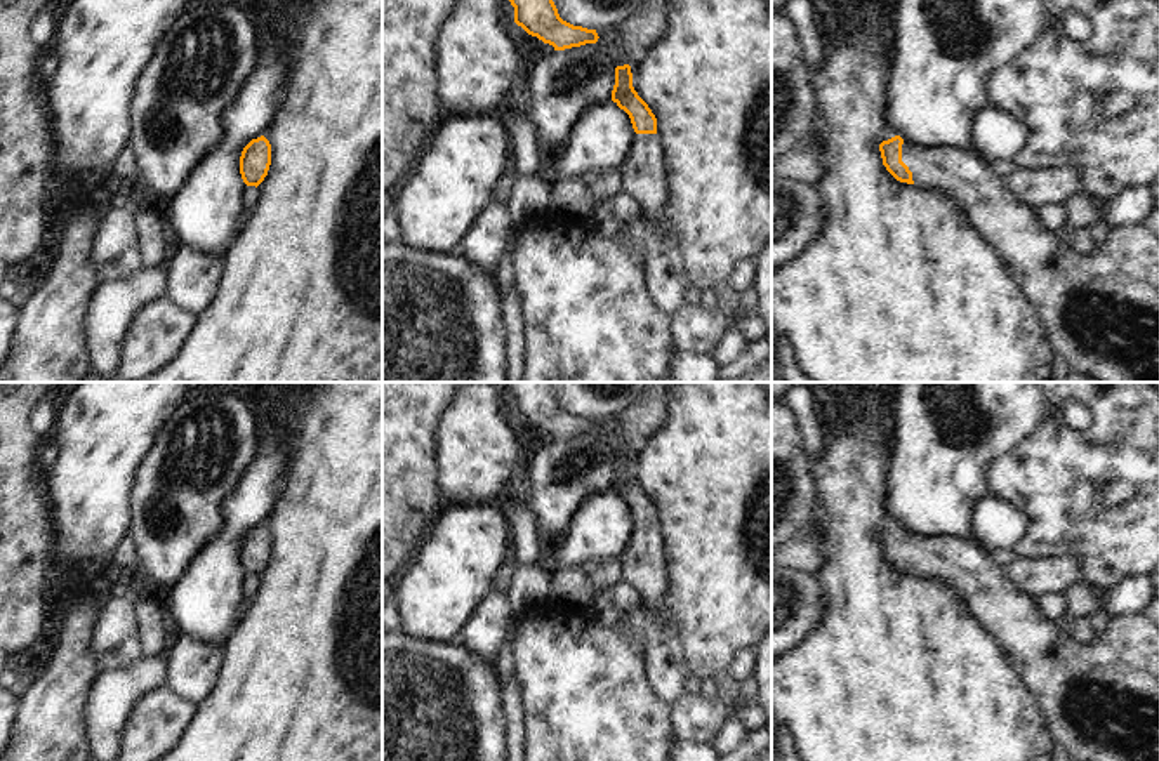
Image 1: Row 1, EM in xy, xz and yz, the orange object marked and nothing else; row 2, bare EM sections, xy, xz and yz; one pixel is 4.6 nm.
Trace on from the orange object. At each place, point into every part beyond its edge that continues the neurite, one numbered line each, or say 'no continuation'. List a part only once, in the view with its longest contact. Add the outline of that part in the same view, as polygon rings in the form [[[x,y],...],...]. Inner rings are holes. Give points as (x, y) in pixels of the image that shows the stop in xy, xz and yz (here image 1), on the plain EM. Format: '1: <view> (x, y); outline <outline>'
1: yz (1100, 701); outline [[[904,530],[902,551],[912,561],[916,575],[933,577],[950,586],[980,625],[994,636],[1037,700],[1055,747],[1065,749],[1069,761],[1159,761],[1159,629],[1145,615],[1112,617],[1093,641],[1079,643],[1063,620],[1044,617],[1039,598],[1015,587],[1004,568],[996,565],[973,539],[930,537]]]

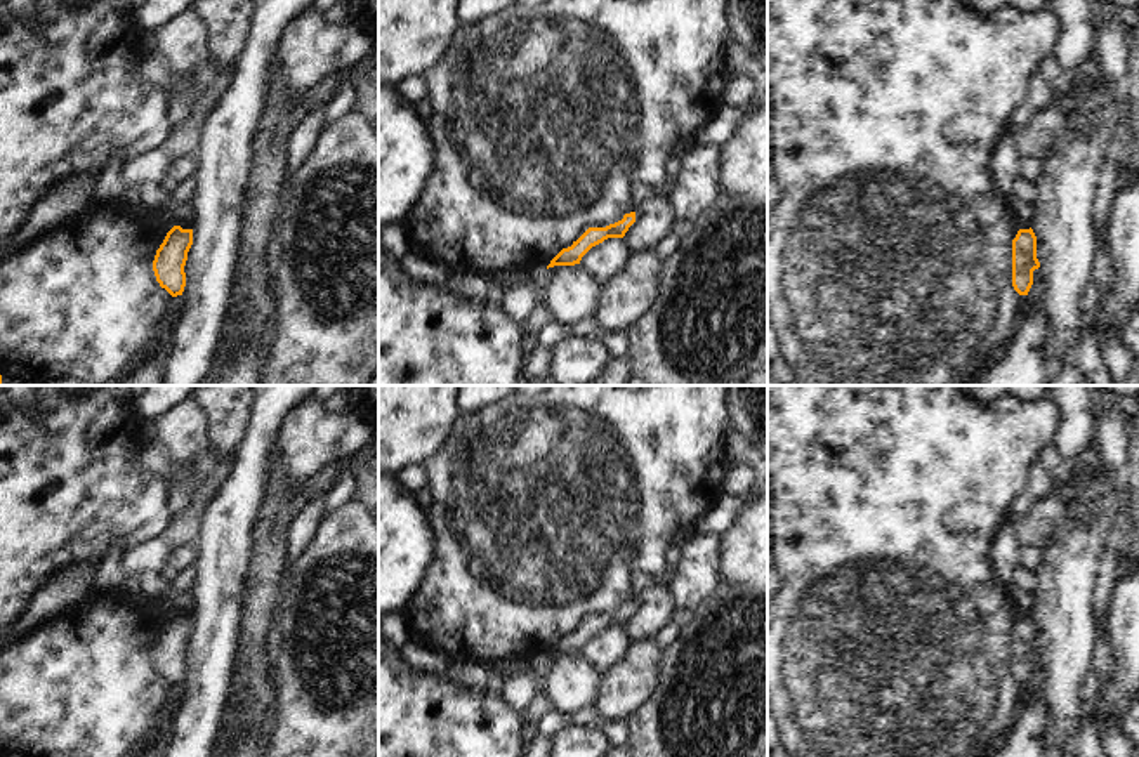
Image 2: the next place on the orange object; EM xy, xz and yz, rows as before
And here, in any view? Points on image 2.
no continuation

